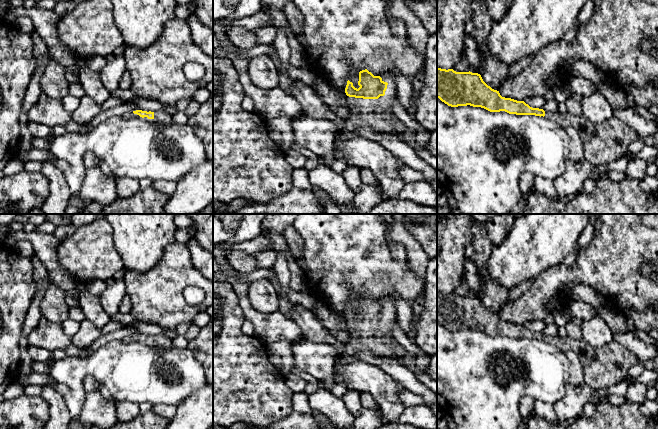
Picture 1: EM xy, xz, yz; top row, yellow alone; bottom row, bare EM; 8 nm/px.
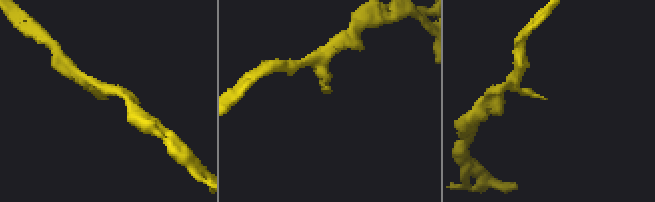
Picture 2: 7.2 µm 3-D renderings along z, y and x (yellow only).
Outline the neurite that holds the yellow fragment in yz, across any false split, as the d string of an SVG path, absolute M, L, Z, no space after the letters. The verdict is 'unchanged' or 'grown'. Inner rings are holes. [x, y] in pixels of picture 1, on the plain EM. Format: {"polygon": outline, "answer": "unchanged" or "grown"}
{"polygon": "M437 291L437 322L451 331L470 329L490 336L543 340L564 352L573 351L584 368L584 383L594 389L605 389L625 380L629 369L640 363L634 354L615 340L593 347L583 338L545 336L530 331L524 325L502 321L499 315L483 305L480 298L470 295L456 296Z", "answer": "grown"}

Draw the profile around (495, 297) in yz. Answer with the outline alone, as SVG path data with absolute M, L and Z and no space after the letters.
M487 278L484 282L481 301L494 314L499 314L509 303L510 290L500 285L496 280Z

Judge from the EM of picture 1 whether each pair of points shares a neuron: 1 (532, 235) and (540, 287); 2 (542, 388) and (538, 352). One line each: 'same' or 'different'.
1: different
2: same

